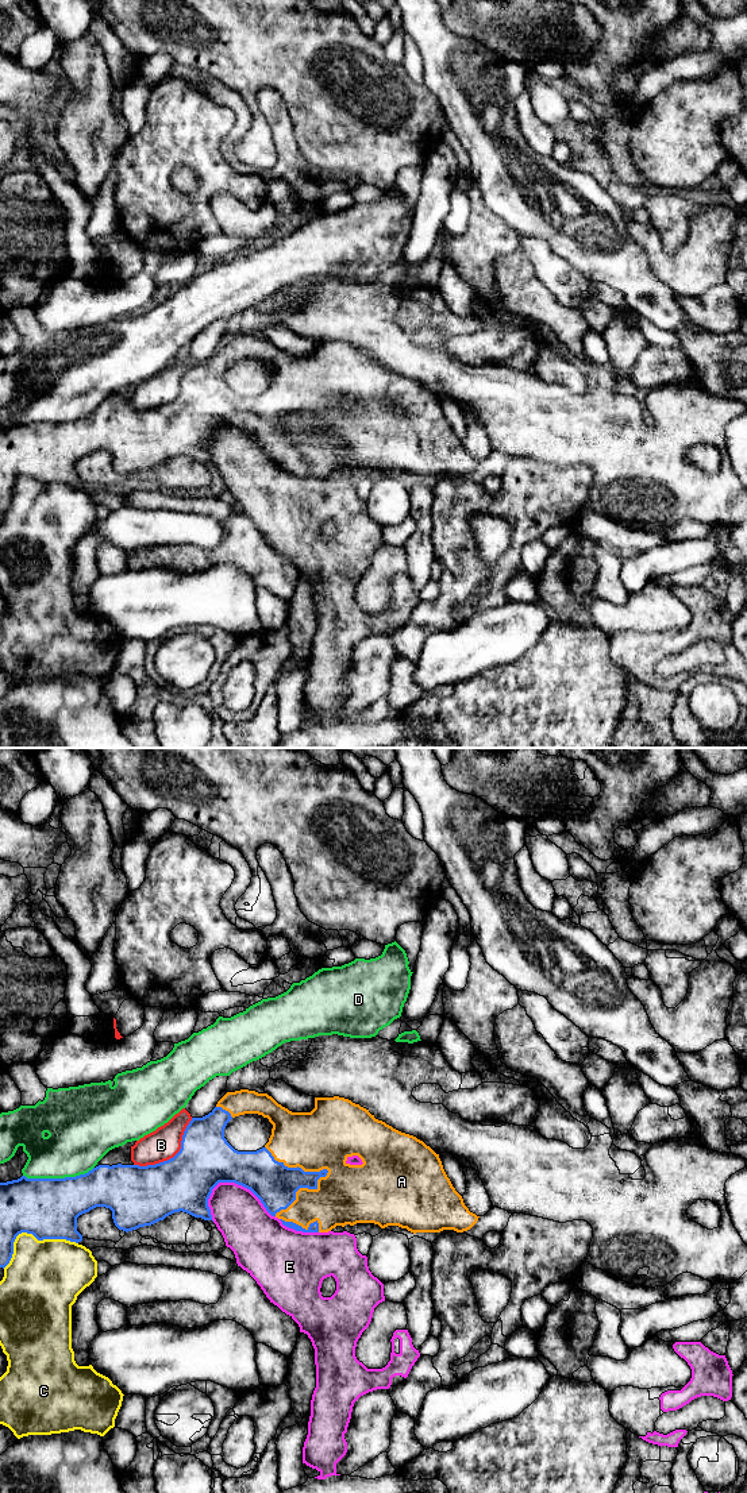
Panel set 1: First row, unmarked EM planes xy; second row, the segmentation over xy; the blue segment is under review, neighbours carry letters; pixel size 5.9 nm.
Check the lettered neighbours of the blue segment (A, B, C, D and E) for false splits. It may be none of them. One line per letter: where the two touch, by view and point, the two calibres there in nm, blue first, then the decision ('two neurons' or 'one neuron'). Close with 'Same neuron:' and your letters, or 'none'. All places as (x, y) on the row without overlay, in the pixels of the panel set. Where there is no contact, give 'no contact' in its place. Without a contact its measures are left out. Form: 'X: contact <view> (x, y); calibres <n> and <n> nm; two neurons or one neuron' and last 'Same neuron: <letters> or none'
A: contact xy (327, 416); calibres 170 and 360 nm; one neuron
B: contact xy (173, 401); calibres 340 and 190 nm; two neurons
C: contact xy (31, 477); calibres 360 and 400 nm; two neurons
D: contact xy (58, 423); calibres 360 and 340 nm; two neurons
E: contact xy (241, 428); calibres 300 and 300 nm; two neurons
Same neuron: A

